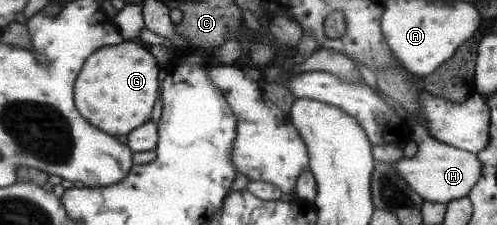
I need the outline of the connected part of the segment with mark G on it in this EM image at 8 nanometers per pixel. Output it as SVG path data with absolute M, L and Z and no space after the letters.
M124 40L121 44L101 48L85 62L75 82L75 104L79 104L79 112L83 112L91 124L103 128L103 132L111 132L111 136L129 135L145 124L153 112L159 98L157 74L157 60L149 50L139 46L139 41Z

